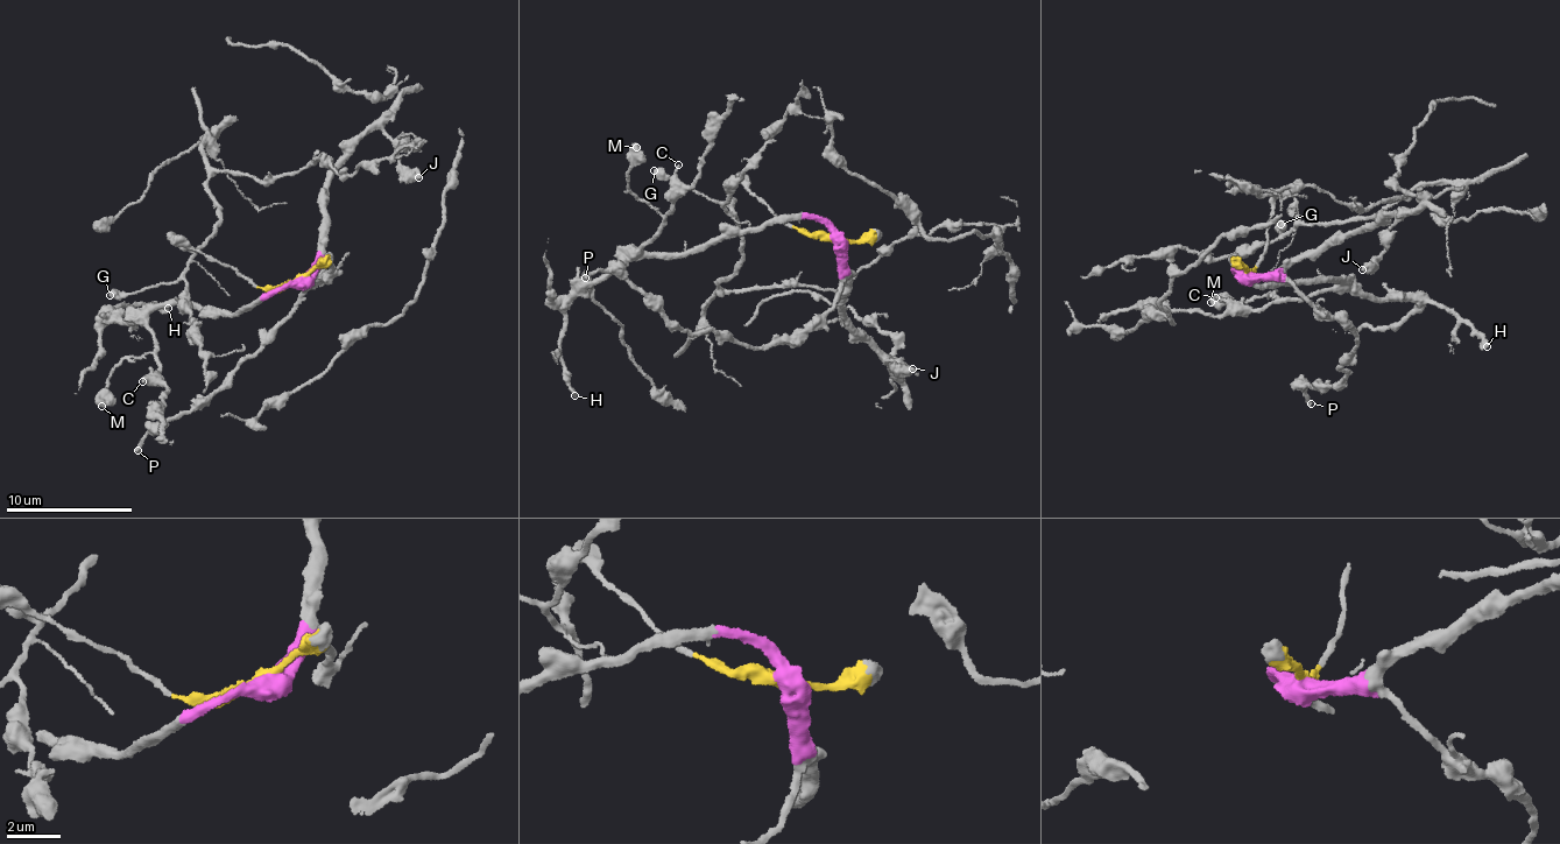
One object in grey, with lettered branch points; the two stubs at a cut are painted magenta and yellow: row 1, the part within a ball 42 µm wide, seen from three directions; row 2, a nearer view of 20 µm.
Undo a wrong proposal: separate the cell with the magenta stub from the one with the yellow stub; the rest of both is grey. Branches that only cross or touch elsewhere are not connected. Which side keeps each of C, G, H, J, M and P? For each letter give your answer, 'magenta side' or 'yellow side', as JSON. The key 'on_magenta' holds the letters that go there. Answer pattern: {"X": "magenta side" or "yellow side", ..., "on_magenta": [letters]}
{"C": "magenta side", "G": "yellow side", "H": "magenta side", "J": "magenta side", "M": "magenta side", "P": "magenta side", "on_magenta": ["C", "H", "J", "M", "P"]}

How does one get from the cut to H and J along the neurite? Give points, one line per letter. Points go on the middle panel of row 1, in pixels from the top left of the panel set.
H: (832, 240), (807, 217), (770, 219), (677, 254), (633, 254), (565, 311), (562, 358), (574, 396)
J: (832, 240), (838, 269), (847, 282), (841, 309), (852, 335), (889, 359), (896, 367), (893, 371), (912, 370)

